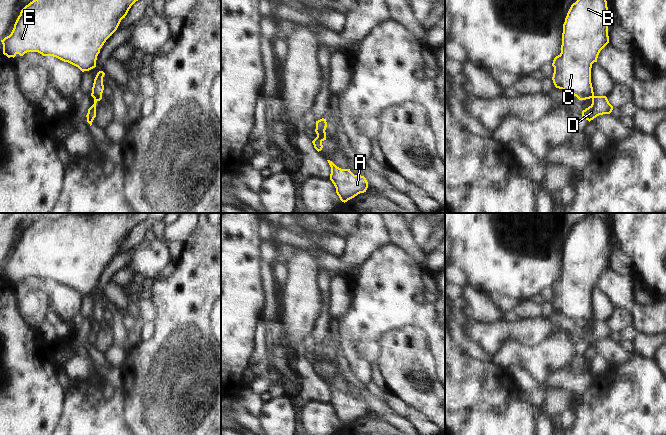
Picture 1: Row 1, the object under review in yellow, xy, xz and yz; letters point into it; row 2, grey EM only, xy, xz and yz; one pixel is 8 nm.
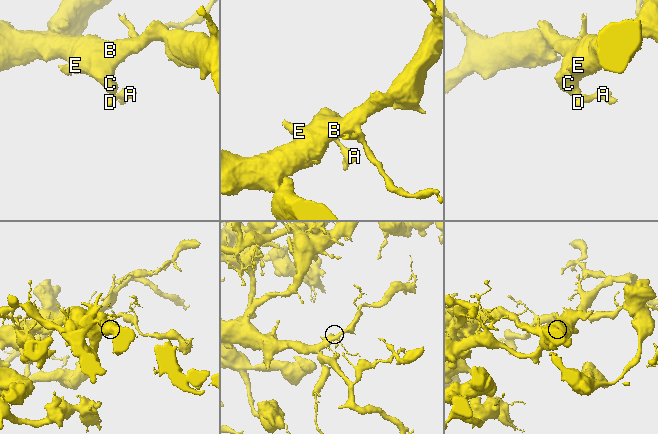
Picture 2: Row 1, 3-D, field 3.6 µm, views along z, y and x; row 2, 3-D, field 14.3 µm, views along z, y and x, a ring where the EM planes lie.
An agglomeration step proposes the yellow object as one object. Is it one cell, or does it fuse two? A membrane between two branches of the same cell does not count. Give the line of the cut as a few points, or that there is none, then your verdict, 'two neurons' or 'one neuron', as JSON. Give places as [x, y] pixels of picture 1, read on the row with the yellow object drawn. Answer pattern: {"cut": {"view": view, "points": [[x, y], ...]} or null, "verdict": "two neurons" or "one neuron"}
{"cut": {"view": "xz", "points": [[317, 135], [323, 140]]}, "verdict": "two neurons"}

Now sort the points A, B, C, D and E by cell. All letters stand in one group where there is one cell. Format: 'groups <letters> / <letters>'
groups A D / B C E

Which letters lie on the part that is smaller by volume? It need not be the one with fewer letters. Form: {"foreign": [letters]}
{"foreign": ["A", "D"]}

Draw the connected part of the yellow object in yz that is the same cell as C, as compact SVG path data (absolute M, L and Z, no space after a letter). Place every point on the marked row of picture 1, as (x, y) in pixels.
M577 0L567 13L563 24L561 53L553 60L553 83L576 96L579 100L594 96L591 83L591 68L597 62L600 51L609 43L608 7L606 0Z

